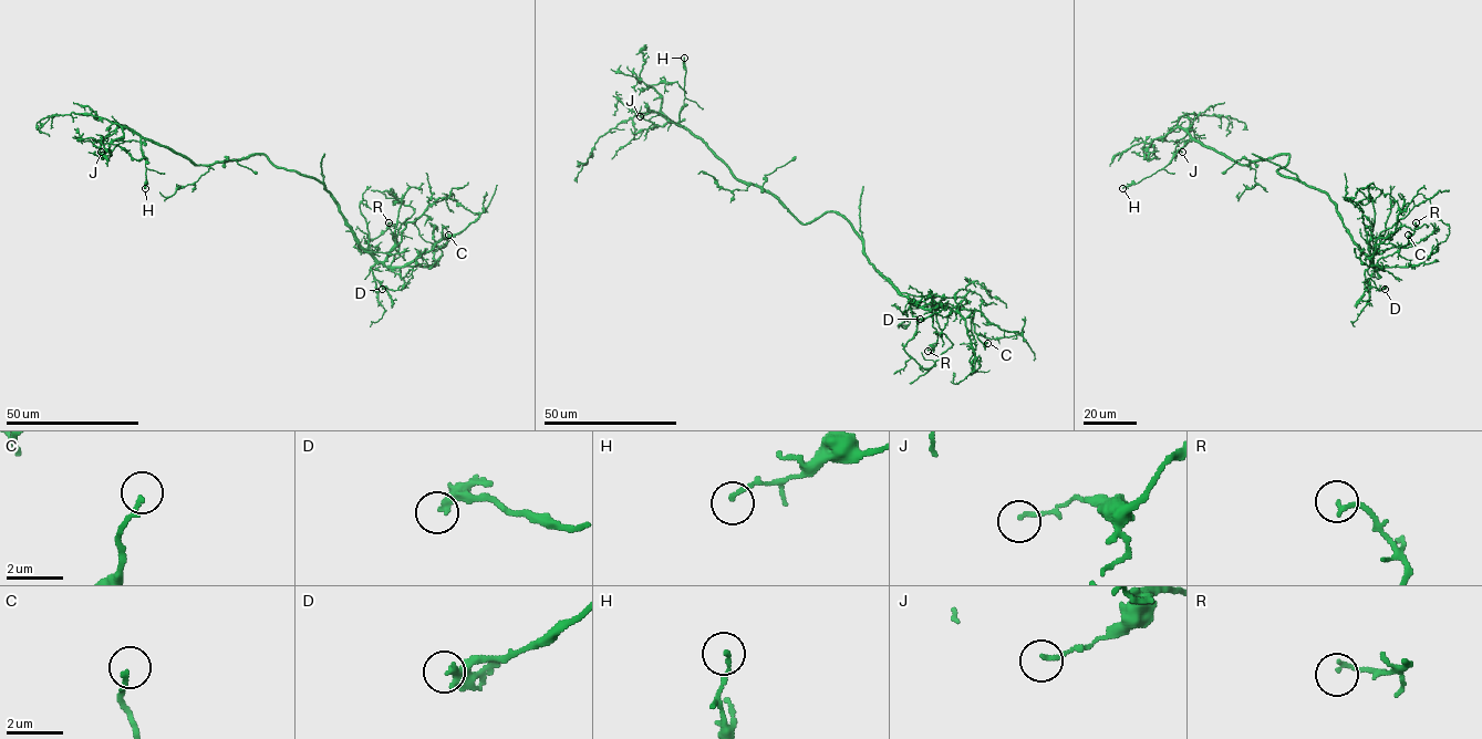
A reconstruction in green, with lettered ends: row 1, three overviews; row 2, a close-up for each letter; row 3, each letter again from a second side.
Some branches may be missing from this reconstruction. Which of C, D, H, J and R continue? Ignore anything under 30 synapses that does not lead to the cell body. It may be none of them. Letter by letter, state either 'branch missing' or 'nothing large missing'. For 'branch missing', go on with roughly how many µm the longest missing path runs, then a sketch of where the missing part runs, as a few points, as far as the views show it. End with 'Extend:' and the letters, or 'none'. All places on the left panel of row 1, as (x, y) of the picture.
C: nothing large missing
D: nothing large missing
H: nothing large missing
J: nothing large missing
R: nothing large missing
Extend: none

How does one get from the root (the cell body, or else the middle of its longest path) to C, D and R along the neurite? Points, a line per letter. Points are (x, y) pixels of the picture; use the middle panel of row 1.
C: (822, 214), (841, 216), (862, 241), (868, 261), (916, 305), (971, 310), (974, 331), (984, 346), (987, 343)
D: (822, 214), (835, 211), (849, 222), (868, 261), (901, 294), (924, 309), (943, 304), (939, 312), (920, 319)
R: (822, 214), (841, 216), (862, 241), (868, 261), (901, 294), (932, 313), (938, 341), (933, 350), (928, 351)

